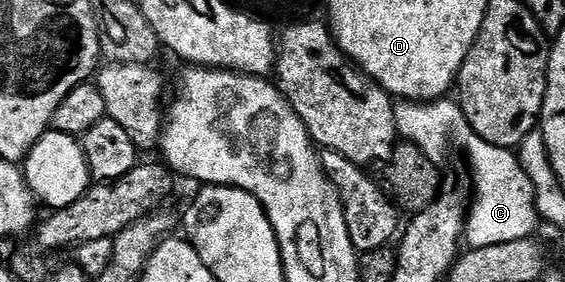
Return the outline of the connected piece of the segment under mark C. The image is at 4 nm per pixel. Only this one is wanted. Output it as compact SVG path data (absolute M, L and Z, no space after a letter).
M443 98L423 102L398 100L394 106L396 130L407 144L415 144L429 160L442 162L450 144L455 144L466 155L470 172L474 175L474 204L469 205L464 221L464 240L470 248L500 246L500 242L529 240L535 235L540 217L534 201L534 187L522 169L521 159L511 149L484 142L464 118L464 110L457 99Z

